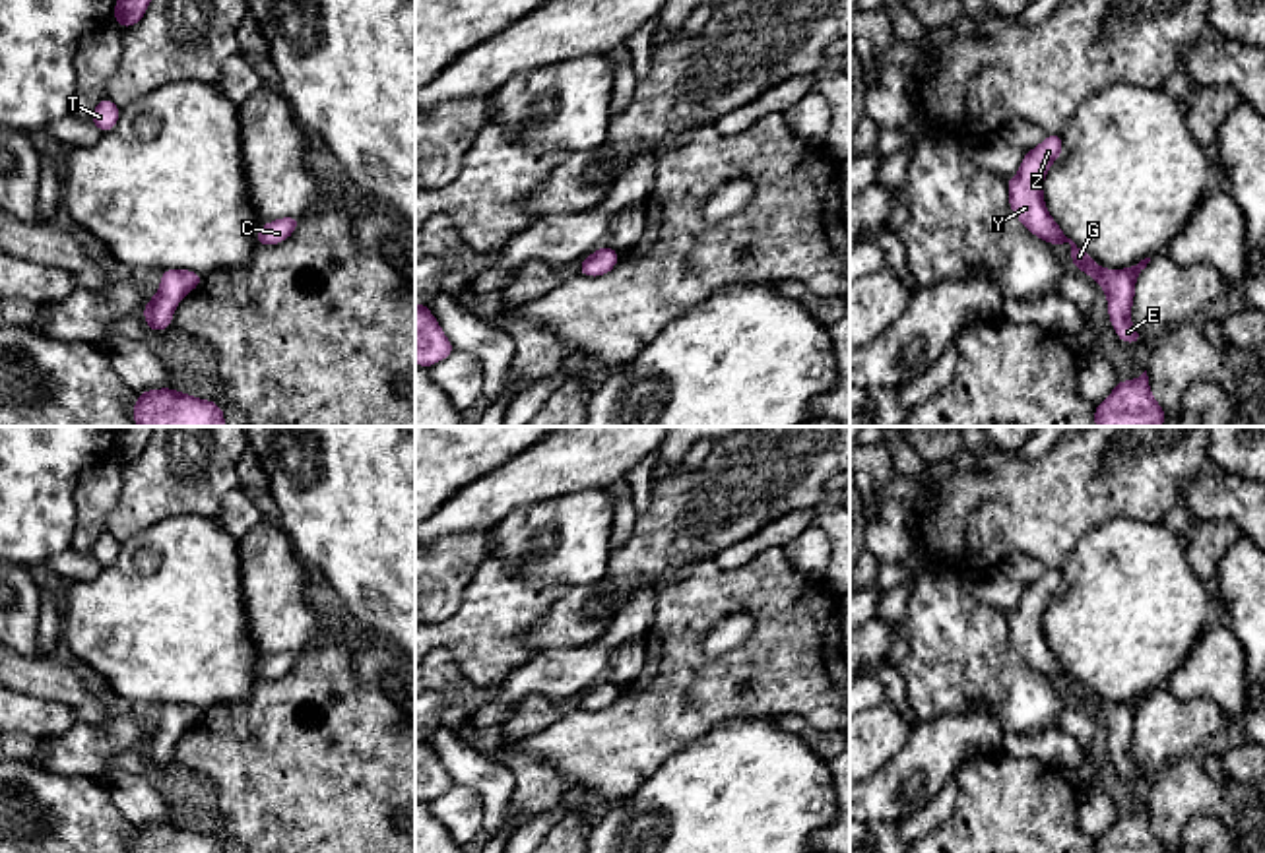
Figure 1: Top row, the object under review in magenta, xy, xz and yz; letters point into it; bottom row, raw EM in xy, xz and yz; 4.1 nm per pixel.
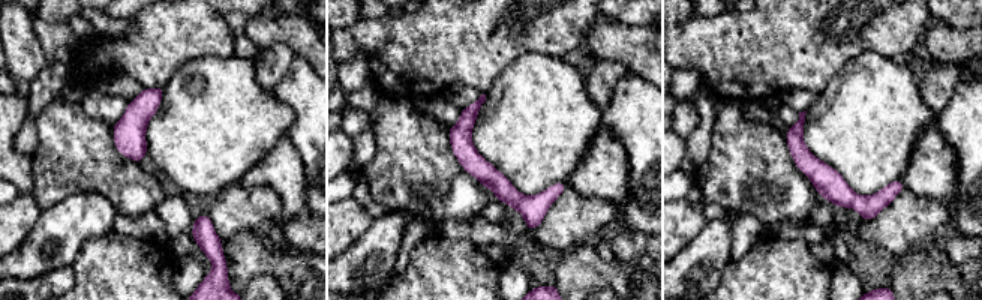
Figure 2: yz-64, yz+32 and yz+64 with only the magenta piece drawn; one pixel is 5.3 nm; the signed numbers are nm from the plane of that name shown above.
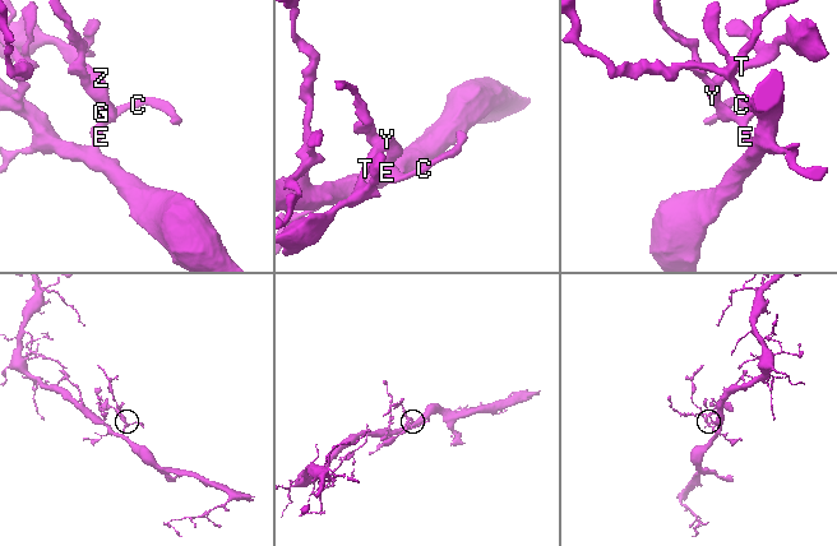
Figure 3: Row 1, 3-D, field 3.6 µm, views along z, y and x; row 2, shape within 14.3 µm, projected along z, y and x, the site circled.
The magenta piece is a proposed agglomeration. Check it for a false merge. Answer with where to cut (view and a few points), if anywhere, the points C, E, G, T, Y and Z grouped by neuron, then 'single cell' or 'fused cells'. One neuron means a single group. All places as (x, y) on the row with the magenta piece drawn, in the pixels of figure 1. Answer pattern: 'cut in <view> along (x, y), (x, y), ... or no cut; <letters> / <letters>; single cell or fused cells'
no cut; C E G T Y Z; single cell

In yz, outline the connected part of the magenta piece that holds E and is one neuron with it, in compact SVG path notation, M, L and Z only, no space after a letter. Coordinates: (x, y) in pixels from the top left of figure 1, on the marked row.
M1048 134L1040 145L1024 153L1019 173L1007 180L1009 207L1034 237L1055 244L1057 248L1063 242L1071 244L1071 264L1090 275L1096 283L1104 285L1102 293L1108 299L1110 324L1114 326L1119 341L1137 343L1143 335L1133 328L1129 314L1137 275L1147 268L1151 258L1145 258L1127 269L1104 269L1090 254L1063 235L1050 215L1042 196L1046 174L1061 151L1061 136Z

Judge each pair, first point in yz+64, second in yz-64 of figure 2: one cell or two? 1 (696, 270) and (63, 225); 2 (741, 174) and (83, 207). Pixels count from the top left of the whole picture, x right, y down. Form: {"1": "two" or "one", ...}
{"1": "one", "2": "two"}

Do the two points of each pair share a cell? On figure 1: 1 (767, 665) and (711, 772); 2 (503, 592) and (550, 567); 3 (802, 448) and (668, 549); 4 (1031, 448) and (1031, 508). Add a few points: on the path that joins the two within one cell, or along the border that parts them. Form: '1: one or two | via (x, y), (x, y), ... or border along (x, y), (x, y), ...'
1: two | border along (775, 716), (728, 718), (697, 741)
2: two | border along (491, 555), (530, 580), (569, 588)
3: one | via (769, 470), (753, 475), (730, 499), (701, 516)
4: two | border along (1054, 446), (1038, 456), (1019, 456), (1015, 452)

